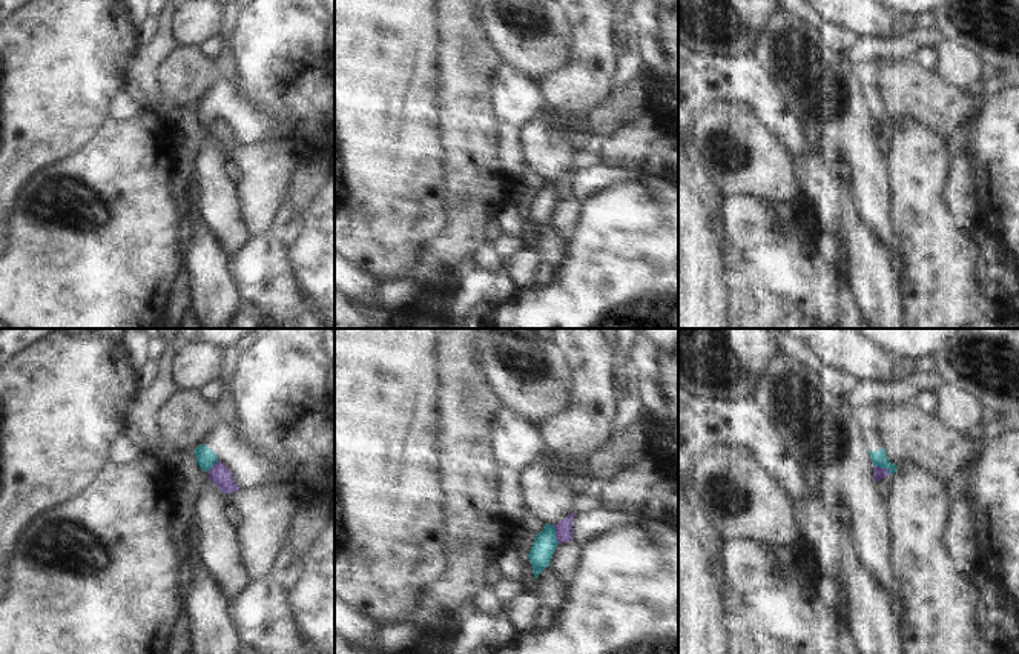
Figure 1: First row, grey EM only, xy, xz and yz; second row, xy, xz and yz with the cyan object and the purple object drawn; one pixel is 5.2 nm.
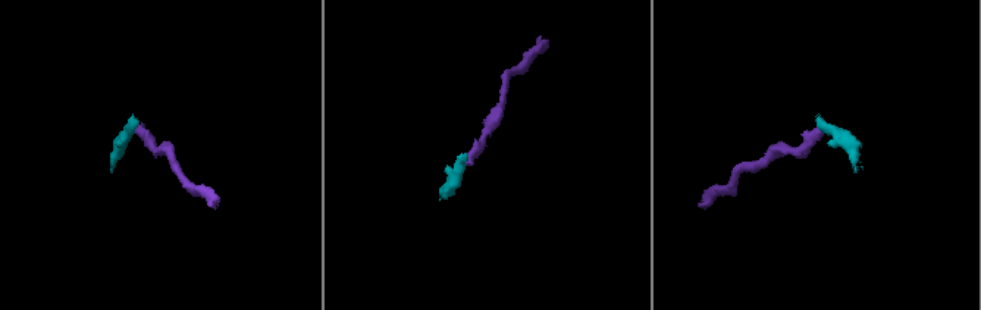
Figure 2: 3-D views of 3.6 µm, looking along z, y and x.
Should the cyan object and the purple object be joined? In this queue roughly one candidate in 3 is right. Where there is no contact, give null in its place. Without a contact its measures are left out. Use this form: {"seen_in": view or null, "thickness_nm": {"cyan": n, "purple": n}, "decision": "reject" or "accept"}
{"seen_in": "yz", "thickness_nm": {"cyan": 80, "purple": 60}, "decision": "reject"}

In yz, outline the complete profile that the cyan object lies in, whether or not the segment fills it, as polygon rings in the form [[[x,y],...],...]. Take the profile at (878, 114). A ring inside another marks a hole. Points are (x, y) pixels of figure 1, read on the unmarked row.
[[[864,83],[861,92],[869,106],[873,123],[887,124],[889,130],[895,129],[898,121],[887,115],[881,89],[876,83]]]

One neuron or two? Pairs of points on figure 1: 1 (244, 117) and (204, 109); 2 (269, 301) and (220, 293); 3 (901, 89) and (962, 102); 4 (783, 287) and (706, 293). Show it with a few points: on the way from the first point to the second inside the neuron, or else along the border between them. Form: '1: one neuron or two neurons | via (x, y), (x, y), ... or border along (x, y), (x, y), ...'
1: one neuron | via (235, 109), (214, 109)
2: two neurons | border along (226, 263), (238, 297), (237, 312)
3: one neuron | via (916, 92), (932, 102), (947, 102)
4: two neurons | border along (722, 257), (722, 281), (728, 290), (729, 312)

